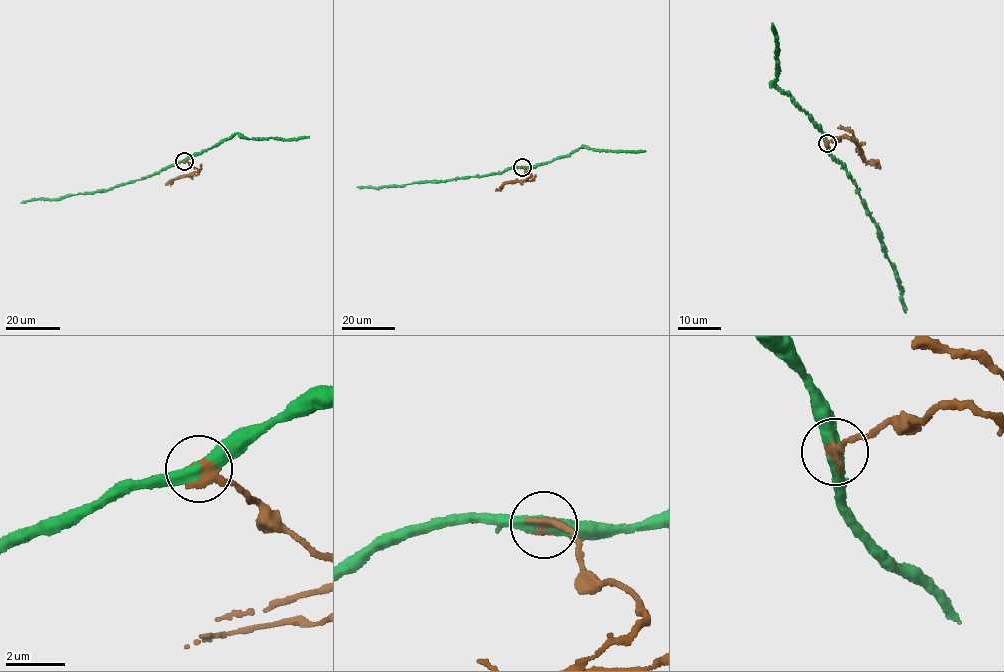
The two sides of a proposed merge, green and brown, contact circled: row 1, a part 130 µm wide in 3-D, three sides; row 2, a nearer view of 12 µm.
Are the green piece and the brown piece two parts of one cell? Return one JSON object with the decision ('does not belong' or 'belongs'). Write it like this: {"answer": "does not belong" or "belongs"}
{"answer": "does not belong"}

